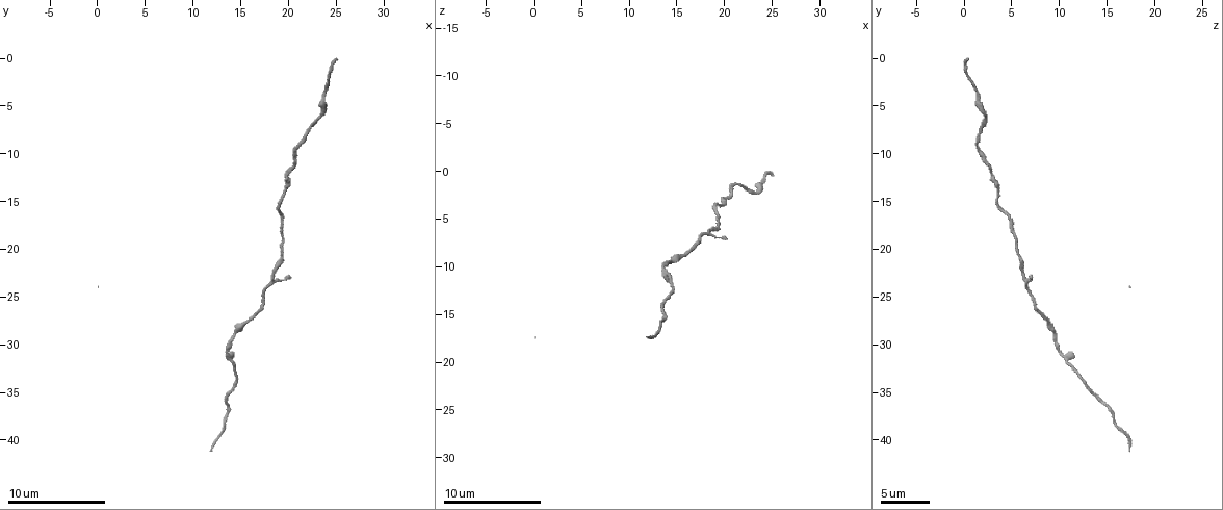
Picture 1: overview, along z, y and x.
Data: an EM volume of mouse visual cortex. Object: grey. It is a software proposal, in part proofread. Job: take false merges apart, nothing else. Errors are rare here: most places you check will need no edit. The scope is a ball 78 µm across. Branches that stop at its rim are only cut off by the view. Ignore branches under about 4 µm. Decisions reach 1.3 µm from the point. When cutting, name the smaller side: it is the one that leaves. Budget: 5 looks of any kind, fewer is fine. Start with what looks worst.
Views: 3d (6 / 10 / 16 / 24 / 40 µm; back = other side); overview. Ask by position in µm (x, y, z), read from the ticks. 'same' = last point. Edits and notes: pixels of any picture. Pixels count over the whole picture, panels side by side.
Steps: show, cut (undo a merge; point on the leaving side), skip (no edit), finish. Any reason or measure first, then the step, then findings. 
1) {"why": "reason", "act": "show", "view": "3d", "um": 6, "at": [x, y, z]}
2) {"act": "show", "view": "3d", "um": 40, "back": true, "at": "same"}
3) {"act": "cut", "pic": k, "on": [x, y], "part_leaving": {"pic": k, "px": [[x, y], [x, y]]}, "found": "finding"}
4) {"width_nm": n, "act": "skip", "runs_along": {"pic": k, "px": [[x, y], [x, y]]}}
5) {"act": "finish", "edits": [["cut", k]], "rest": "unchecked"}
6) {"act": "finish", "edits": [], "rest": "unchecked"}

{"why": "side arm on a straight run", "act": "show", "view": "3d", "um": 10, "at": [18.2, 23.2, 6.4]}

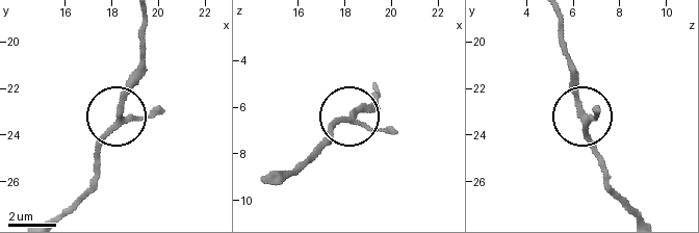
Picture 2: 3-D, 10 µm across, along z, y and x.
{"width_nm": 220, "act": "skip", "runs_along": {"pic": 2, "px": [[115, 114], [94, 164]]}, "found": "one cell here"}

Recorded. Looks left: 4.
{"why": "calibre changes", "act": "show", "view": "3d", "um": 10, "at": [20.8, 9.4, 1.6]}

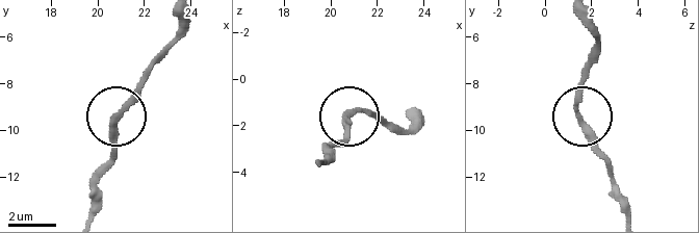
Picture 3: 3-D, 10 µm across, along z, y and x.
{"why": "other side", "act": "show", "view": "3d", "um": 10, "back": true, "at": [20.9, 9.5, 1.6]}

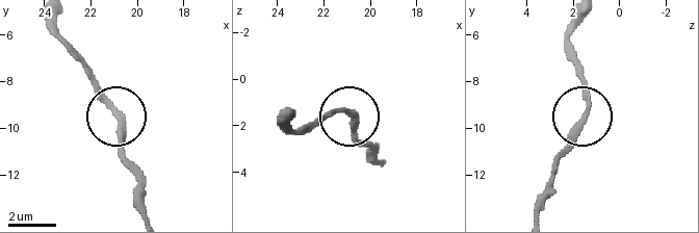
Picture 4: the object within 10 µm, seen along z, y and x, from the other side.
{"act": "skip", "runs_along": {"pic": 4, "px": [[383, 159], [357, 139], [341, 111], [319, 118]]}, "found": "one cell here"}

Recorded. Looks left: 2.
{"act": "show", "view": "3d", "um": 6, "at": [13.8, 31.4, 10.6]}

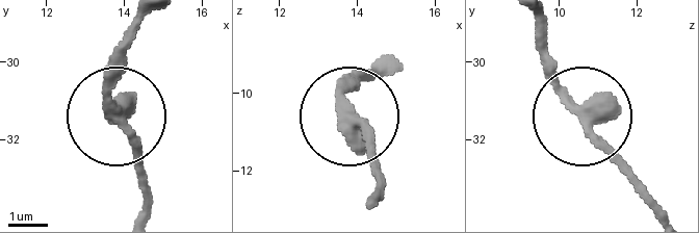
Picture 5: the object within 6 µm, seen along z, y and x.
{"act": "show", "view": "3d", "um": 6, "back": true, "at": [13.80, 31.15, 10.80]}

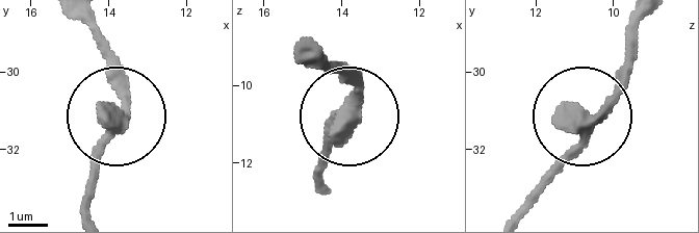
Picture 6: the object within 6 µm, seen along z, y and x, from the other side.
{"side_arm_um": 14, "act": "skip", "found": "one cell here"}

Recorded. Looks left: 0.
{"act": "finish", "edits": [], "rest": "unchecked"}

